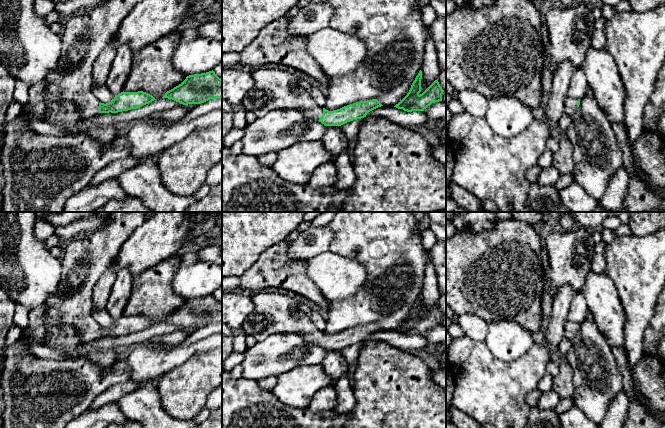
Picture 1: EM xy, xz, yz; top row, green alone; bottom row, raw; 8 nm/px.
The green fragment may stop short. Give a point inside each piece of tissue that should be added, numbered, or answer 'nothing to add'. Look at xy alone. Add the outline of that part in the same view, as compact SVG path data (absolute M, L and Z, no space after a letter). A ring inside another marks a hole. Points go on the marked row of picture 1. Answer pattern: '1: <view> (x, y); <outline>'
1: xy (85, 36); M108 0L85 15L72 15L65 22L57 67L42 83L29 86L29 104L18 116L29 126L33 120L44 121L48 95L73 101L82 117L99 114L100 101L92 91L95 61L132 8L141 0Z

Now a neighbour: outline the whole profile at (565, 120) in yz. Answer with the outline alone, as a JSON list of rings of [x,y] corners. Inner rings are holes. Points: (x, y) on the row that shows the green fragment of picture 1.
[[[563,112],[558,122],[558,130],[566,132],[571,122],[572,117]]]

